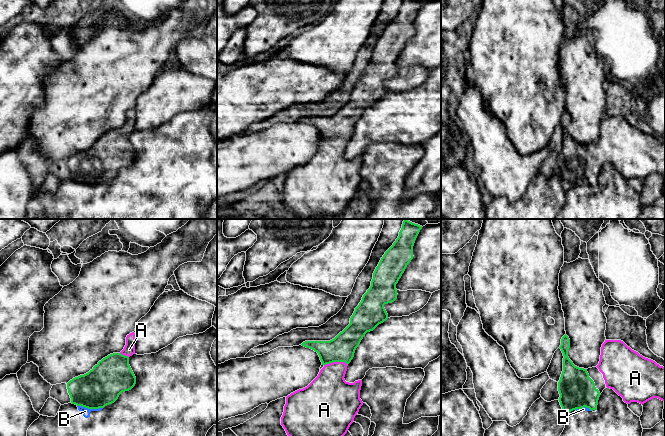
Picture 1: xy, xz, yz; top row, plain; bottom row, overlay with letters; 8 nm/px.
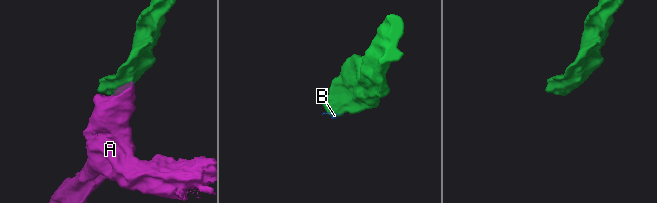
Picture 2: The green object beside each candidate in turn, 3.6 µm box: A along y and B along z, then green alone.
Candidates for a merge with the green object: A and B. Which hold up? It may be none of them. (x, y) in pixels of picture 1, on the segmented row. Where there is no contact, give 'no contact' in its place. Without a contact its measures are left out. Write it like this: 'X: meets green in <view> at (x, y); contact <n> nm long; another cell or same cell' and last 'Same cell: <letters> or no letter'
A: meets green in xz at (335, 361); contact 190 nm long; same cell
B: meets green in xy at (90, 408); contact 200 nm long; another cell
Same cell: A

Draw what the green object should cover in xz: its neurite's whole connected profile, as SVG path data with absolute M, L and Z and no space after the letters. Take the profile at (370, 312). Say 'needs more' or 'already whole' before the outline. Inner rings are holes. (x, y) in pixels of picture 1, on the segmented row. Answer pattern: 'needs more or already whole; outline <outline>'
needs more; outline M404 220L399 236L385 252L373 273L371 286L363 295L350 318L350 324L330 341L305 341L301 345L318 353L324 366L318 376L305 388L286 397L281 425L288 436L344 436L363 405L360 399L362 380L346 382L347 366L367 332L388 319L385 304L397 299L396 284L413 259L413 246L422 226Z

